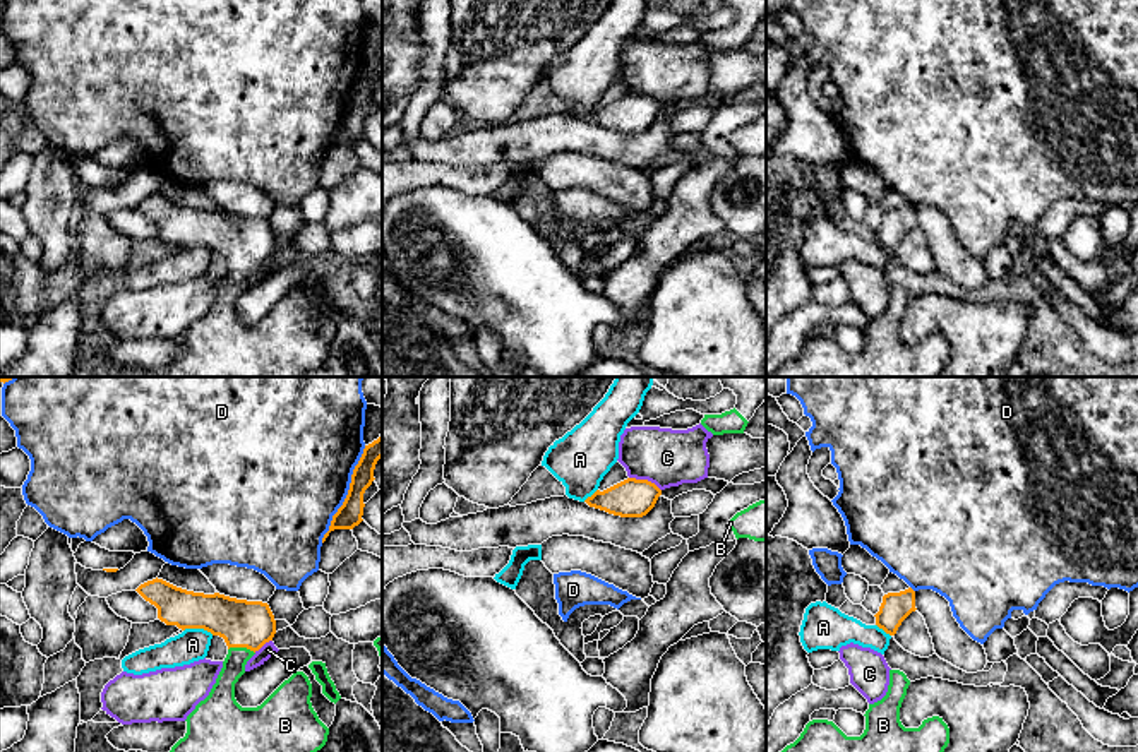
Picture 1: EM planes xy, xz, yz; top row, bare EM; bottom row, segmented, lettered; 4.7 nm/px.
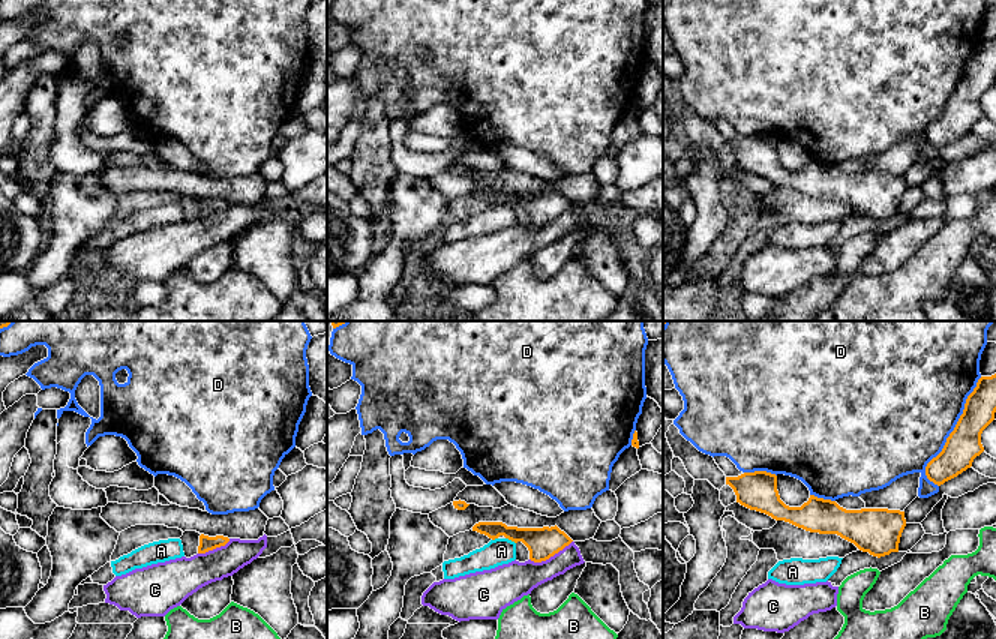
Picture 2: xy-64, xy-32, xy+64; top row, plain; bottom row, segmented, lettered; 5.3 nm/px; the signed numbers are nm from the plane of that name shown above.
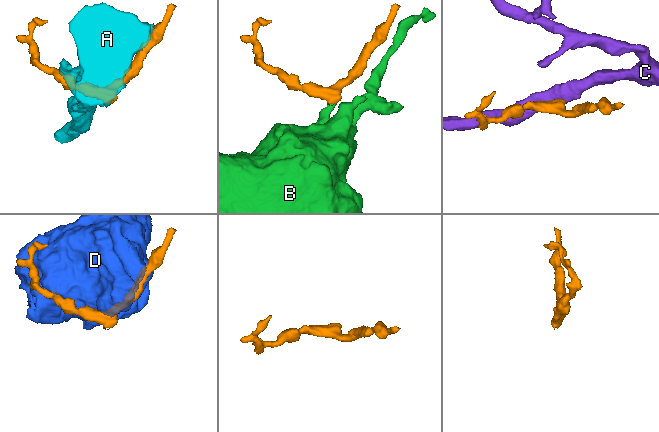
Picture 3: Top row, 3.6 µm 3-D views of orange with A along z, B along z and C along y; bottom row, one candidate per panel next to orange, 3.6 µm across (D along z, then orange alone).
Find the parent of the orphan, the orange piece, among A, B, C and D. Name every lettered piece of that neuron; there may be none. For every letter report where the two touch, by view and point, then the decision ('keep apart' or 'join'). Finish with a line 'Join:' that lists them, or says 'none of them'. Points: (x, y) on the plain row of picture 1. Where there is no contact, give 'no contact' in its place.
A: xy (199, 244) | keep apart
B: xy (242, 262) | join
C: xz (645, 96) | keep apart
D: xy (348, 110) | keep apart
Join: B

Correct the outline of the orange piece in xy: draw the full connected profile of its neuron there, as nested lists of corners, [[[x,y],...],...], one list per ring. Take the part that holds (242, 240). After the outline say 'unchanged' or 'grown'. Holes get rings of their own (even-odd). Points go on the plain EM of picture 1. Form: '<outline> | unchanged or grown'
[[[153,195],[135,206],[158,224],[158,235],[178,245],[204,245],[225,255],[228,271],[209,312],[187,332],[187,349],[163,377],[308,377],[320,367],[329,344],[312,324],[312,300],[303,288],[295,288],[261,322],[242,324],[235,315],[235,300],[245,289],[247,278],[276,250],[276,236],[267,219],[204,211]]] | grown

